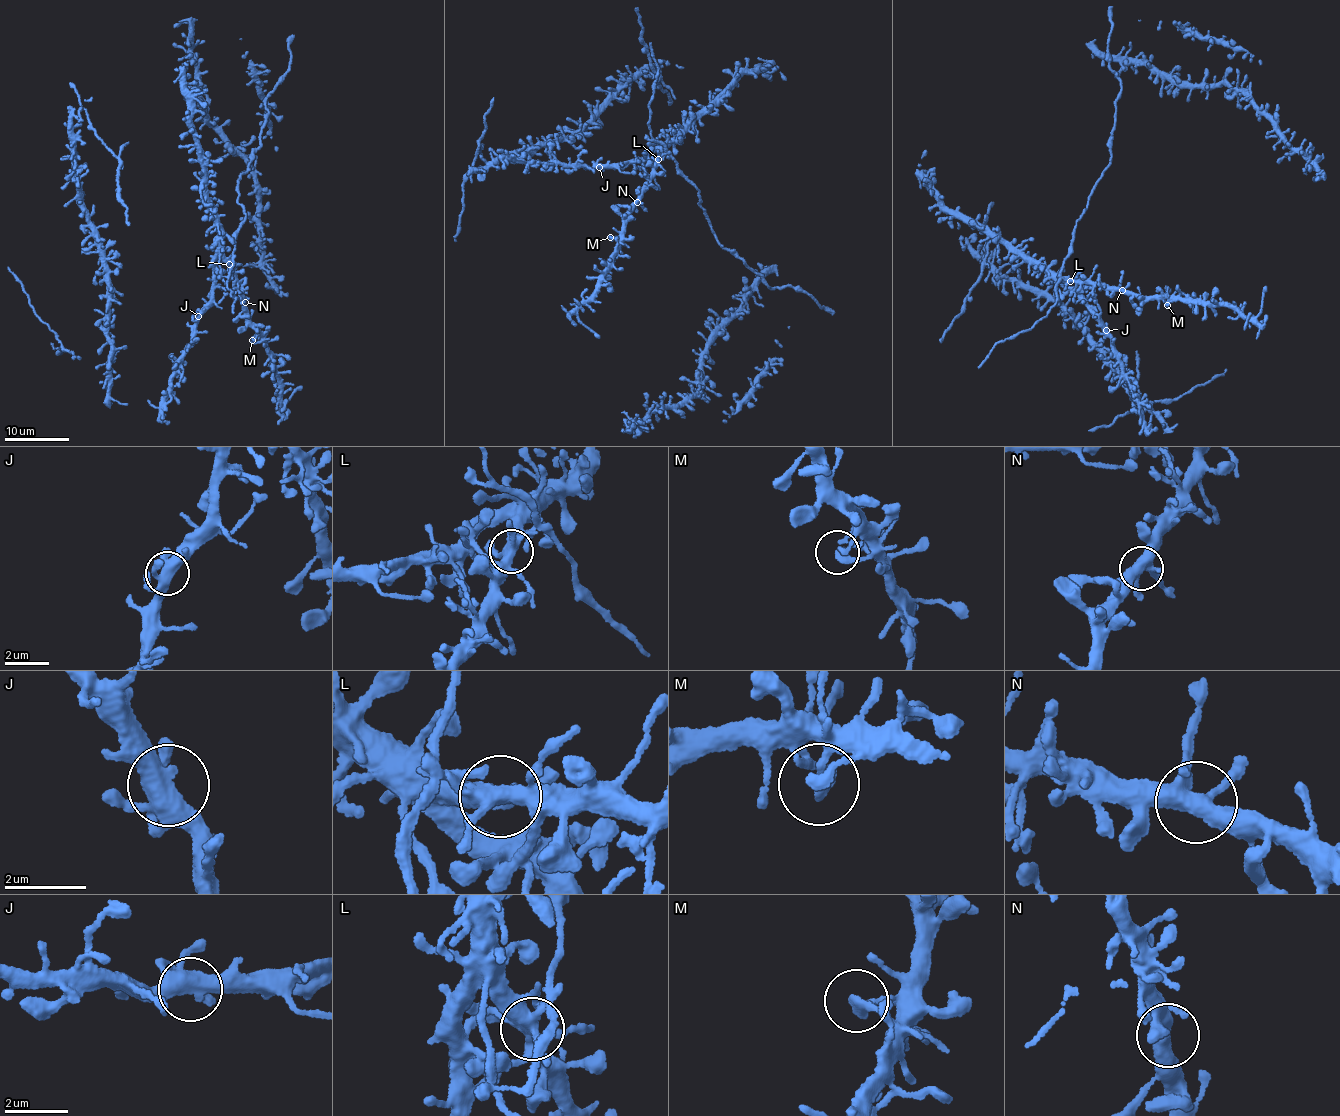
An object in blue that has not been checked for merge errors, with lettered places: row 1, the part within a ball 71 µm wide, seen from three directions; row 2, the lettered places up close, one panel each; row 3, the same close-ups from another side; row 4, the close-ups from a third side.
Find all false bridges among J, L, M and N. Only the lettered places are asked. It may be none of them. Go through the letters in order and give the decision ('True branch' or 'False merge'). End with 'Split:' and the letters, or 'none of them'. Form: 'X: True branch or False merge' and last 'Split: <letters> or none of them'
J: True branch
L: True branch
M: True branch
N: True branch
Split: none of them

